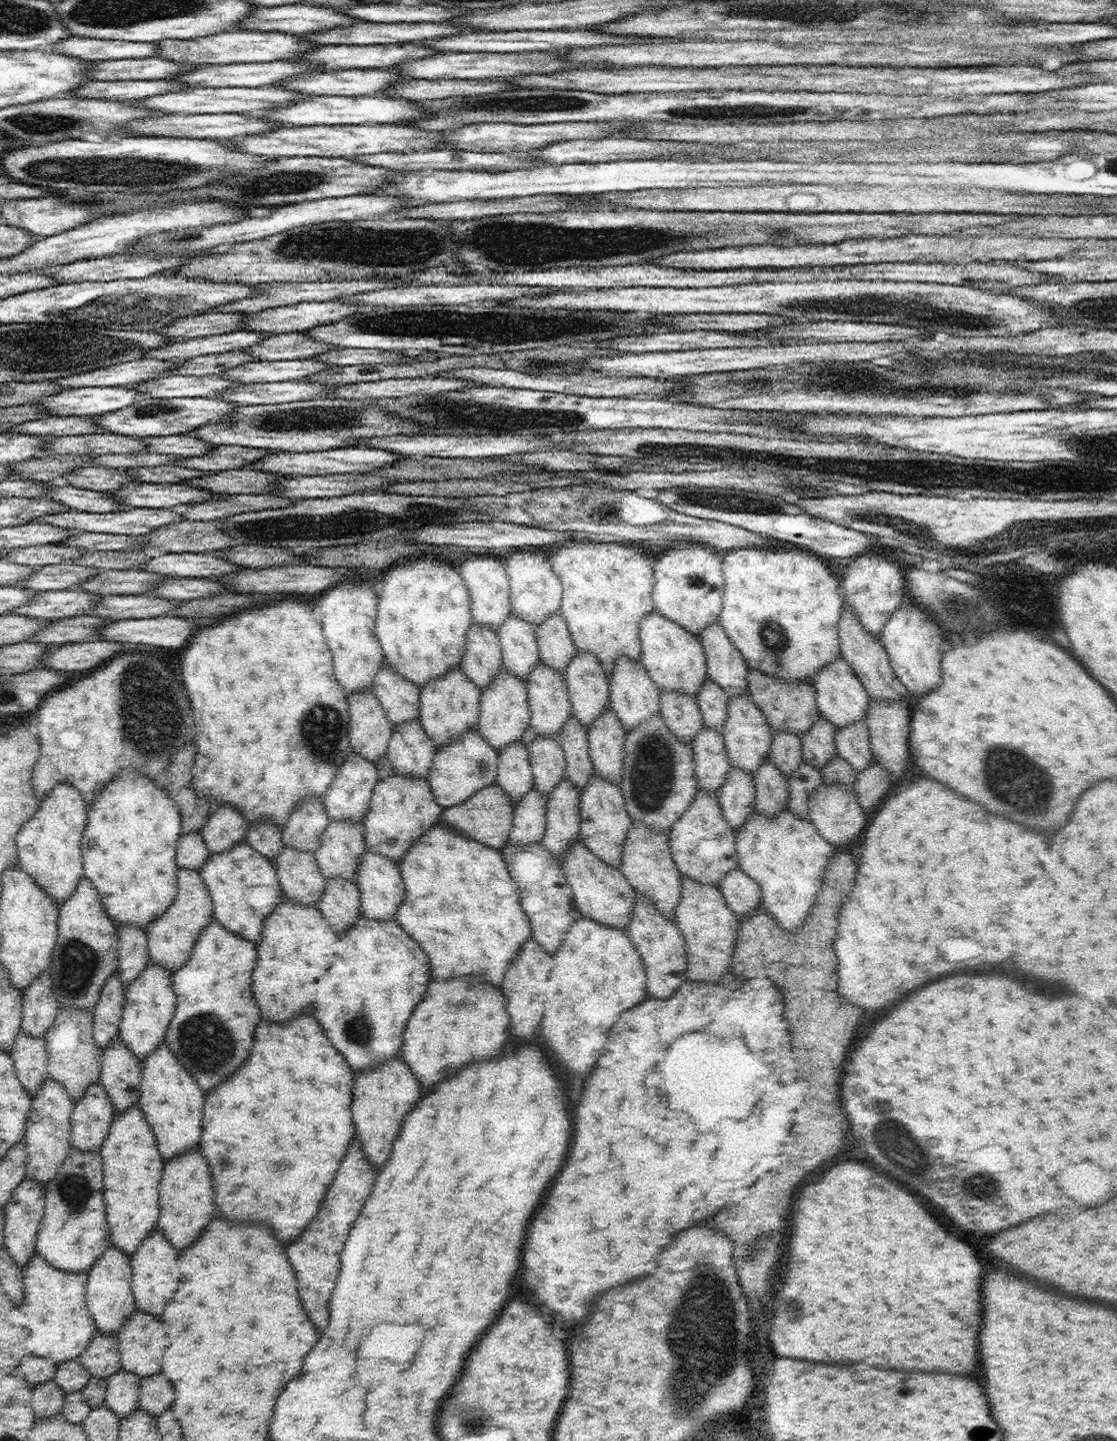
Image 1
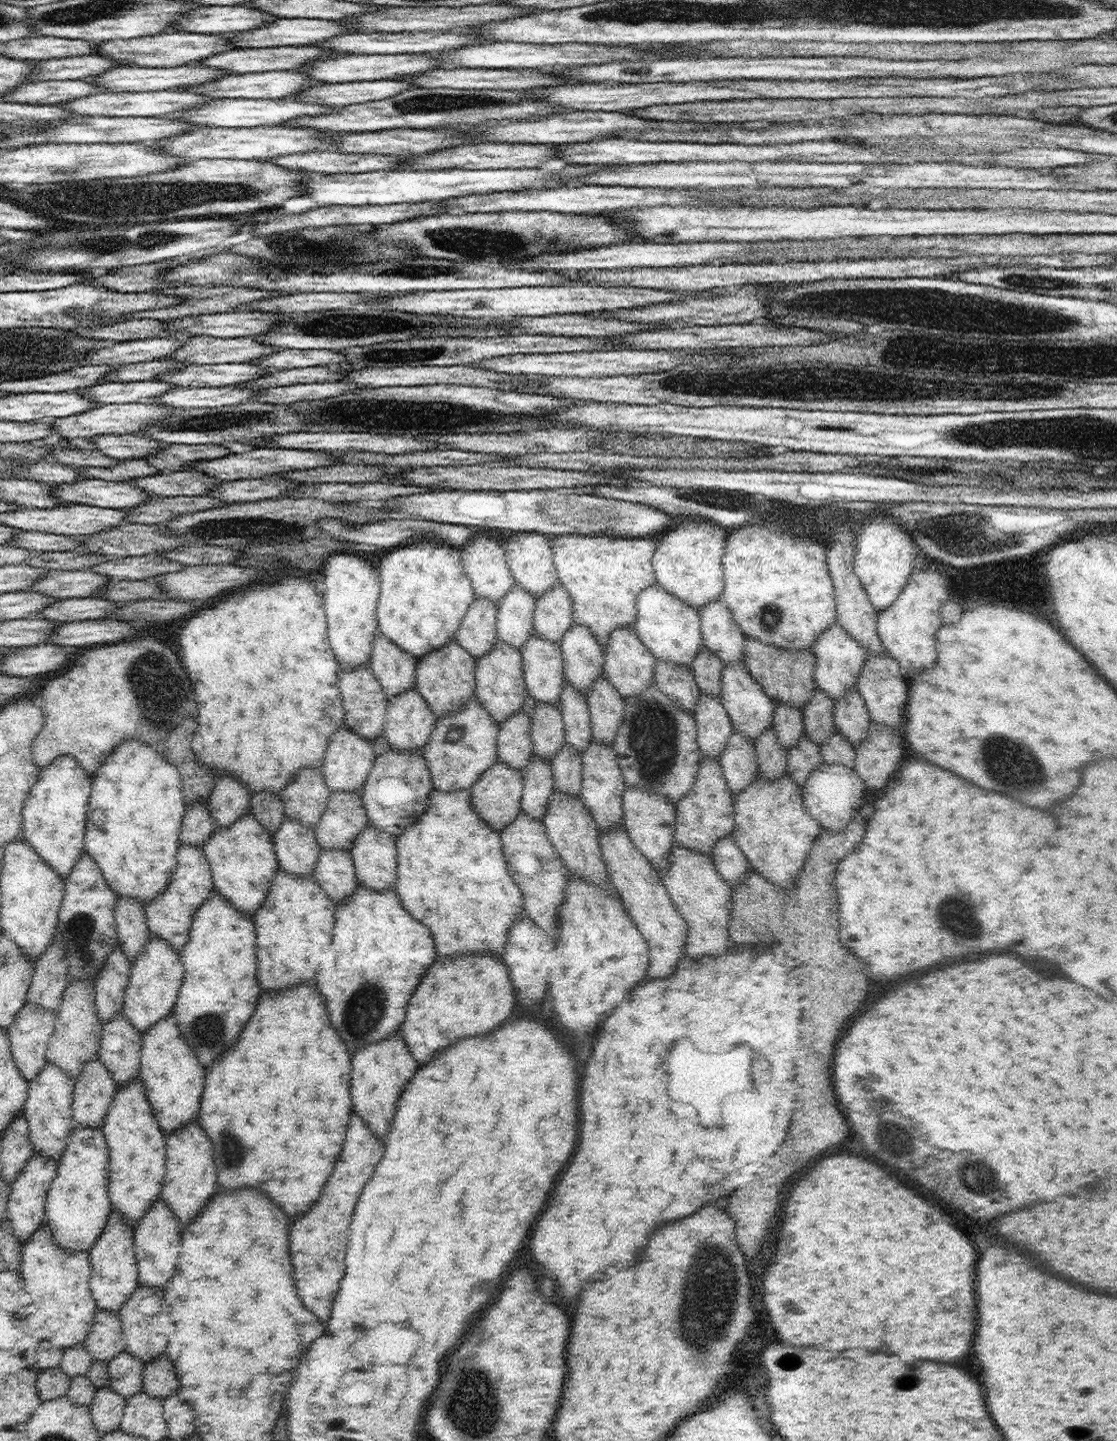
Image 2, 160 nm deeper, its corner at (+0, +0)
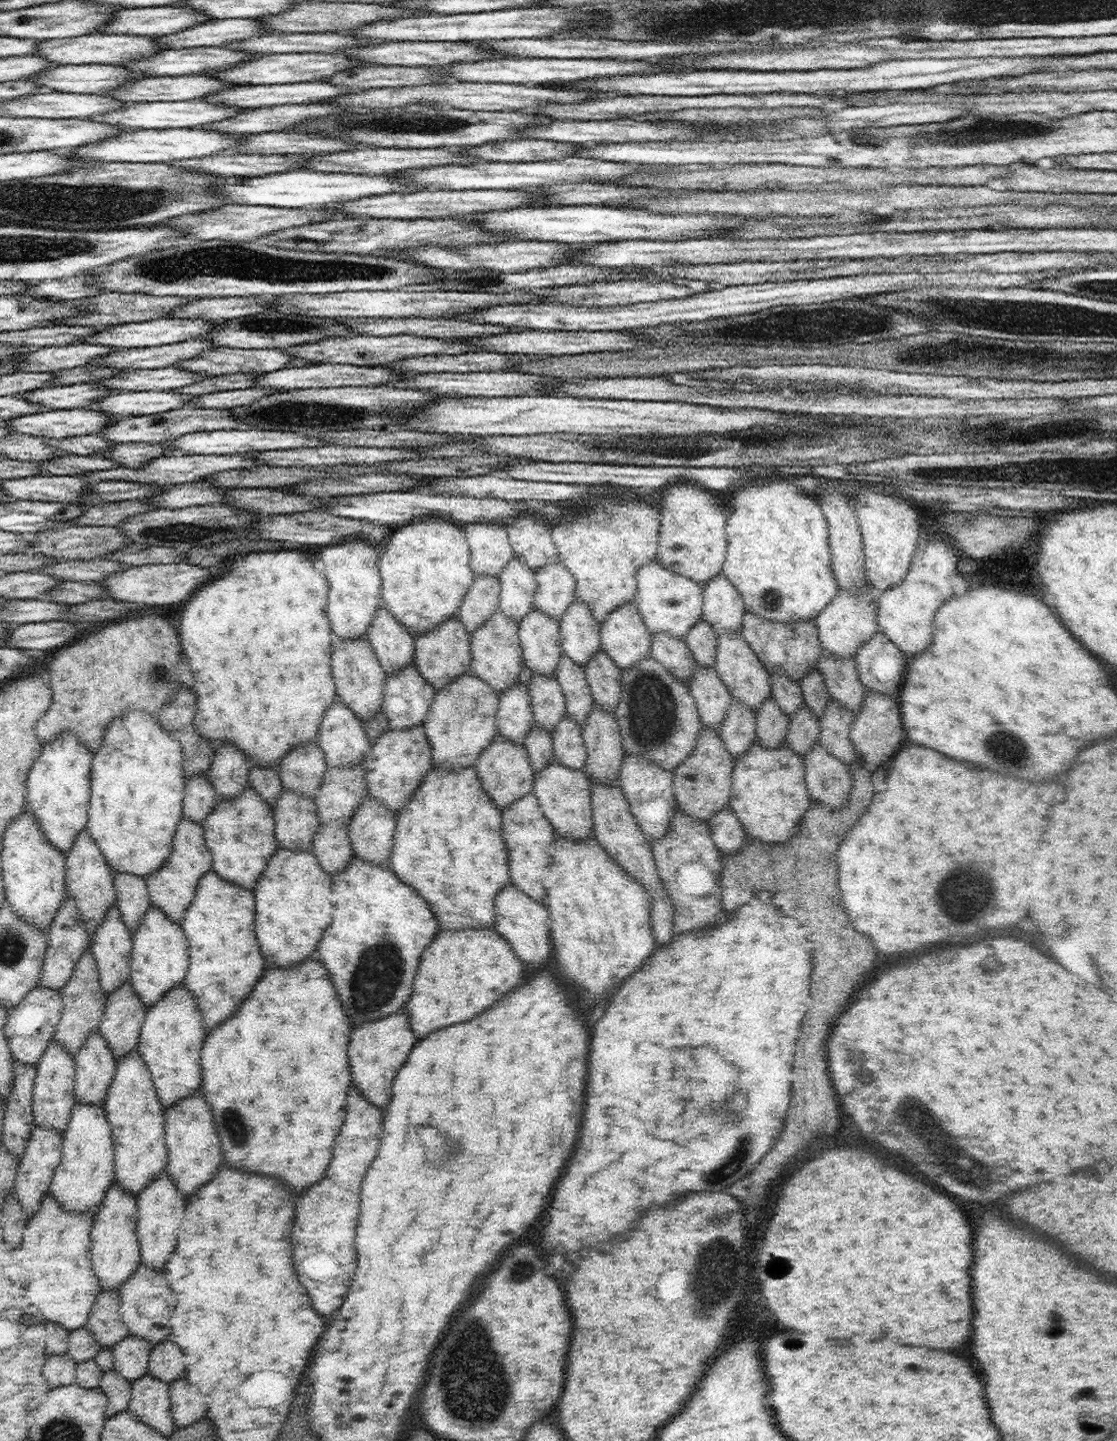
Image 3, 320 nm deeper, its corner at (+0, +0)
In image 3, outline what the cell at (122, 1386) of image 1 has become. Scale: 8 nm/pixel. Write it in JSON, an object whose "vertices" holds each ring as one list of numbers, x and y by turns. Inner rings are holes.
{"vertices":[[128,1335,112,1348,113,1368,131,1384,149,1372,149,1354,152,1345,142,1337]]}

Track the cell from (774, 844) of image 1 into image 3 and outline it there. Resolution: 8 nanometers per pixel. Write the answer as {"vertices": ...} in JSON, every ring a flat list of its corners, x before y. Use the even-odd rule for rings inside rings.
{"vertices":[[754,740,750,748,734,761,729,806,742,823,748,838,767,845,789,843,812,804,803,758,787,743,771,749]]}

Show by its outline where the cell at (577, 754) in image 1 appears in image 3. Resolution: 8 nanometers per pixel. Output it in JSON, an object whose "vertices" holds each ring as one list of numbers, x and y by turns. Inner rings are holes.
{"vertices":[[562,655,555,670,555,677,565,696,565,709,567,710,565,714,582,726,588,713,596,704,585,677,585,668,570,657]]}

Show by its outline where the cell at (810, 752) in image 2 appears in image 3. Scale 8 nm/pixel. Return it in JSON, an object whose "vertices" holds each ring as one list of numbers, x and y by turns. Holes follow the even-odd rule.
{"vertices":[[802,703,801,707,791,716,789,731,785,742,790,745,802,758,819,742,821,726,812,709]]}

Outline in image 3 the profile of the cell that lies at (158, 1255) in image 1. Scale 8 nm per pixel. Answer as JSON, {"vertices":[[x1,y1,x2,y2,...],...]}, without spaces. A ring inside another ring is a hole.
{"vertices":[[164,1170,139,1192,137,1203,137,1237,141,1262,148,1268,160,1270,166,1266,166,1262,176,1246,176,1230,180,1228,180,1222,184,1220,186,1200,178,1192,168,1171]]}

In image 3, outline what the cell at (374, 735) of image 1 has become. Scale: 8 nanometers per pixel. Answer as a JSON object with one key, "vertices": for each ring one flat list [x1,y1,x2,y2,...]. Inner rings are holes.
{"vertices":[[368,637,339,639,332,648,332,676,336,682,337,696,341,702,362,721,371,719,381,708,387,674,374,654]]}

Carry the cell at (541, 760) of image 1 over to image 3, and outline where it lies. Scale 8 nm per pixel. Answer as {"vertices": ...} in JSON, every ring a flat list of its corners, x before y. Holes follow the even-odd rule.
{"vertices":[[532,675,529,695,535,722,552,734,567,711,565,696,554,675]]}

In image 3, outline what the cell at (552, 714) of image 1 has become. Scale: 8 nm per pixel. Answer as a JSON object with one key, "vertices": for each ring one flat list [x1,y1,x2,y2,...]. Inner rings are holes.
{"vertices":[[533,606,519,622,519,639,523,652,523,662,533,670,533,674,555,676,558,661,563,655,559,620]]}

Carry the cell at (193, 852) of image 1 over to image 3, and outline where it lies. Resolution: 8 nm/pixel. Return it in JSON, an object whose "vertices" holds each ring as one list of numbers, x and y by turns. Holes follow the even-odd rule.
{"vertices":[[197,774,186,778,183,791,183,816,202,824,218,803,214,785,206,776]]}

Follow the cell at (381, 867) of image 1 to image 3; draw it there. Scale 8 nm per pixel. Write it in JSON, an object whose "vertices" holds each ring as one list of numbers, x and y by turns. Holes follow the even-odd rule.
{"vertices":[[368,794,348,824,355,856,390,867,396,825,397,814]]}

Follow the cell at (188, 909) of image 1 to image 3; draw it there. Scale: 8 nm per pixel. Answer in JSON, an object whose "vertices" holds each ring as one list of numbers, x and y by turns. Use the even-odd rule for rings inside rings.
{"vertices":[[186,817,180,819,173,838,173,849,161,869,149,874,145,880,149,892,150,904,166,913,175,923,184,920,184,914,190,906,197,891,198,880,212,868,213,854,206,844,203,825,189,821]]}

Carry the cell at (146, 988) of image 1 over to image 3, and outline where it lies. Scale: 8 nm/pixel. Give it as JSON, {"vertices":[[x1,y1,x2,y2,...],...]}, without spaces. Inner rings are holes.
{"vertices":[[150,904,148,910,143,914,141,923,133,932,131,954,131,973,128,982,134,987,140,1002,144,1003,147,1009,152,1008,154,1003,160,1002,173,986,182,983,189,969,189,944,180,923,175,923,166,913,158,907]]}

